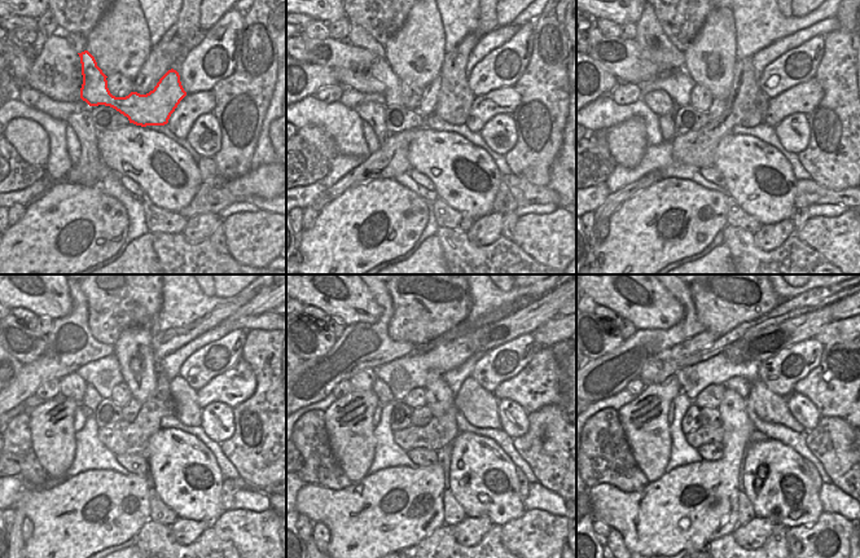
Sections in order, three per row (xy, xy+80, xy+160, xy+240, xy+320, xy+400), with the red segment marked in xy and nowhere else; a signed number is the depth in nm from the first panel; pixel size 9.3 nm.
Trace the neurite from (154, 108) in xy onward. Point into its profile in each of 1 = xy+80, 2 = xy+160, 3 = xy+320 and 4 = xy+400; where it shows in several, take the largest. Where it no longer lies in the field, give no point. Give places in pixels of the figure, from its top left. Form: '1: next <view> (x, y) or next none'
1: next xy+80 (363, 70)
2: next xy+160 (623, 57)
3: next xy+320 (312, 341)
4: next xy+400 (602, 338)

